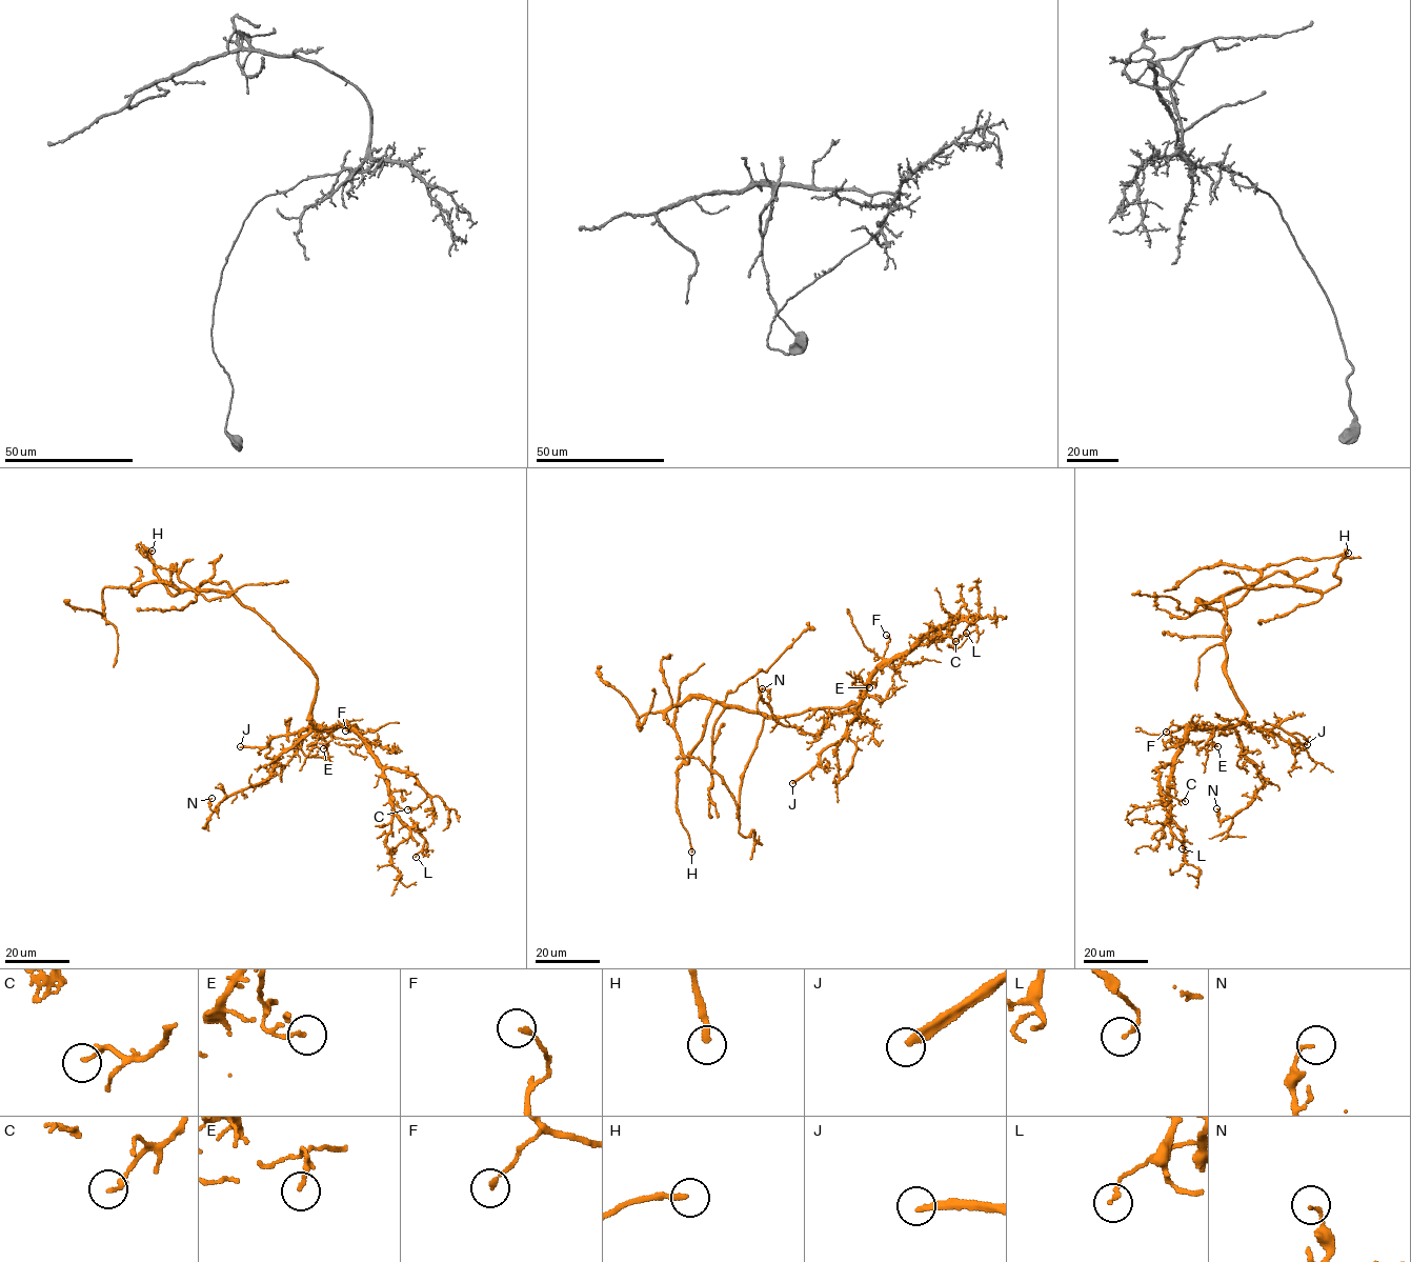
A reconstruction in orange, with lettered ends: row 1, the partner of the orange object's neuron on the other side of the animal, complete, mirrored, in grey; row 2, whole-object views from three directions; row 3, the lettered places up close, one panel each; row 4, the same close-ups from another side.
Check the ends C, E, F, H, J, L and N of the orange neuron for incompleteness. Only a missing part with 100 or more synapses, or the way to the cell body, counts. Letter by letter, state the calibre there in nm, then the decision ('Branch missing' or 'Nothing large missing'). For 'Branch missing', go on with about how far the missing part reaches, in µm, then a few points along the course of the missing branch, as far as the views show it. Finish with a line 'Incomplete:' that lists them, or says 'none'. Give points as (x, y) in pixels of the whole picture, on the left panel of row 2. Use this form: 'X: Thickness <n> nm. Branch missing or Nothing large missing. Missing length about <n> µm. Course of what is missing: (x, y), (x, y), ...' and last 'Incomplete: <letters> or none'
C: Thickness 180 nm. Nothing large missing
E: Thickness 150 nm. Nothing large missing
F: Thickness 160 nm. Nothing large missing
H: Thickness 240 nm. Nothing large missing
J: Thickness 280 nm. Branch missing. Missing length about 150 µm
L: Thickness 150 nm. Nothing large missing
N: Thickness 140 nm. Nothing large missing
Incomplete: J

